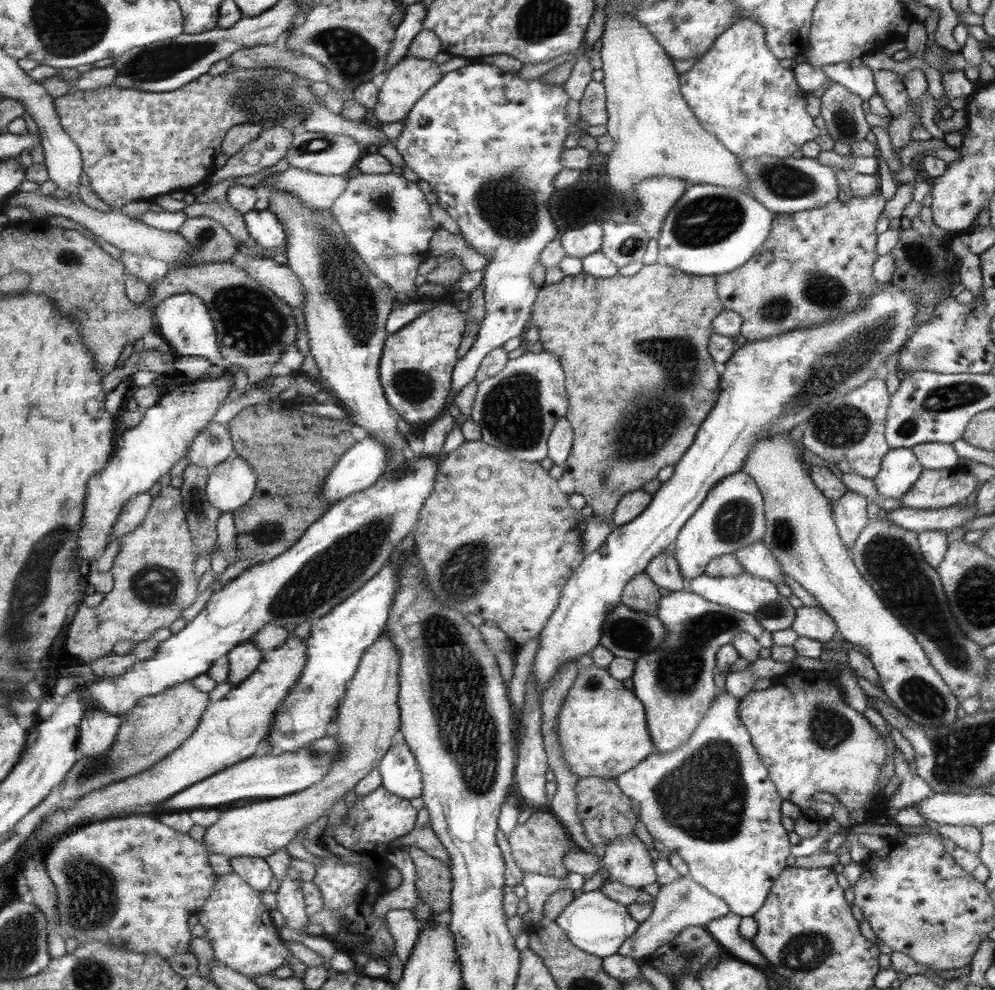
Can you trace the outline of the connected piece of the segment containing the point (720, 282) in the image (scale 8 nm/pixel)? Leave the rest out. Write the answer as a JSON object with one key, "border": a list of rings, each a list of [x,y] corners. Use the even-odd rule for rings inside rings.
{"border":[[[877,192],[865,198],[851,197],[847,203],[835,199],[825,206],[811,210],[773,214],[770,234],[766,236],[762,246],[741,267],[714,276],[721,305],[726,311],[735,312],[742,318],[739,335],[745,337],[747,342],[755,342],[754,340],[807,328],[813,322],[847,316],[847,312],[865,308],[878,291],[878,282],[873,275],[874,260],[878,258],[877,252],[873,252],[873,232],[883,204],[885,200]]]}

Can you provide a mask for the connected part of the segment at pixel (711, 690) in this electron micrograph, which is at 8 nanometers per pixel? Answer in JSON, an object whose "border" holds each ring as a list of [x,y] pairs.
{"border":[[[679,590],[663,596],[659,599],[656,617],[665,625],[666,635],[658,648],[634,661],[635,668],[630,678],[634,695],[646,711],[653,752],[665,754],[688,742],[718,694],[718,689],[713,683],[717,648],[729,644],[740,632],[750,634],[763,648],[770,648],[772,643],[771,633],[764,629],[753,615],[712,603],[693,592]]]}

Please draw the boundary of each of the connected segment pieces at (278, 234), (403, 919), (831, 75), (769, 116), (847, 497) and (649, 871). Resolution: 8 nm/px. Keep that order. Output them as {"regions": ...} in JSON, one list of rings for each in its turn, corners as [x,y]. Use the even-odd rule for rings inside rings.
{"regions":[[[[255,209],[242,214],[243,224],[248,237],[259,248],[278,248],[286,242],[285,228],[281,220],[267,209],[257,211]]],[[[407,909],[387,911],[384,918],[387,921],[389,934],[394,940],[395,955],[404,964],[417,940],[418,918],[415,918]]],[[[860,58],[848,60],[846,63],[822,66],[821,71],[826,74],[829,82],[842,85],[847,91],[870,99],[876,93],[871,71]]],[[[739,20],[735,24],[731,25],[725,30],[717,39],[714,40],[713,46],[709,47],[698,59],[693,66],[684,73],[678,75],[678,81],[681,82],[682,97],[686,100],[686,103],[694,111],[694,115],[697,117],[699,124],[702,125],[707,132],[714,133],[717,139],[739,160],[745,160],[746,158],[757,158],[758,156],[776,156],[779,158],[791,157],[791,154],[795,150],[799,150],[802,144],[811,140],[814,141],[821,136],[821,130],[813,126],[813,118],[805,112],[805,92],[799,90],[797,82],[793,80],[792,70],[783,70],[779,64],[777,64],[777,57],[770,52],[770,49],[766,47],[765,41],[765,28],[762,28],[761,24],[755,20]]],[[[848,489],[834,502],[832,508],[834,523],[838,527],[838,535],[846,548],[854,547],[859,533],[868,525],[865,497]]],[[[635,835],[629,838],[617,838],[609,840],[607,846],[601,852],[601,862],[603,869],[609,873],[611,882],[621,883],[623,886],[630,886],[639,889],[639,886],[647,886],[655,882],[655,872],[653,872],[653,862],[649,858],[649,852],[645,844]]]]}

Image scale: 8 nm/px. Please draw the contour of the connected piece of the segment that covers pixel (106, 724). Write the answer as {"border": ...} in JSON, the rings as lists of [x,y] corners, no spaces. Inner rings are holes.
{"border":[[[89,707],[81,720],[80,747],[83,757],[96,757],[109,750],[115,742],[121,723],[120,715]]]}

